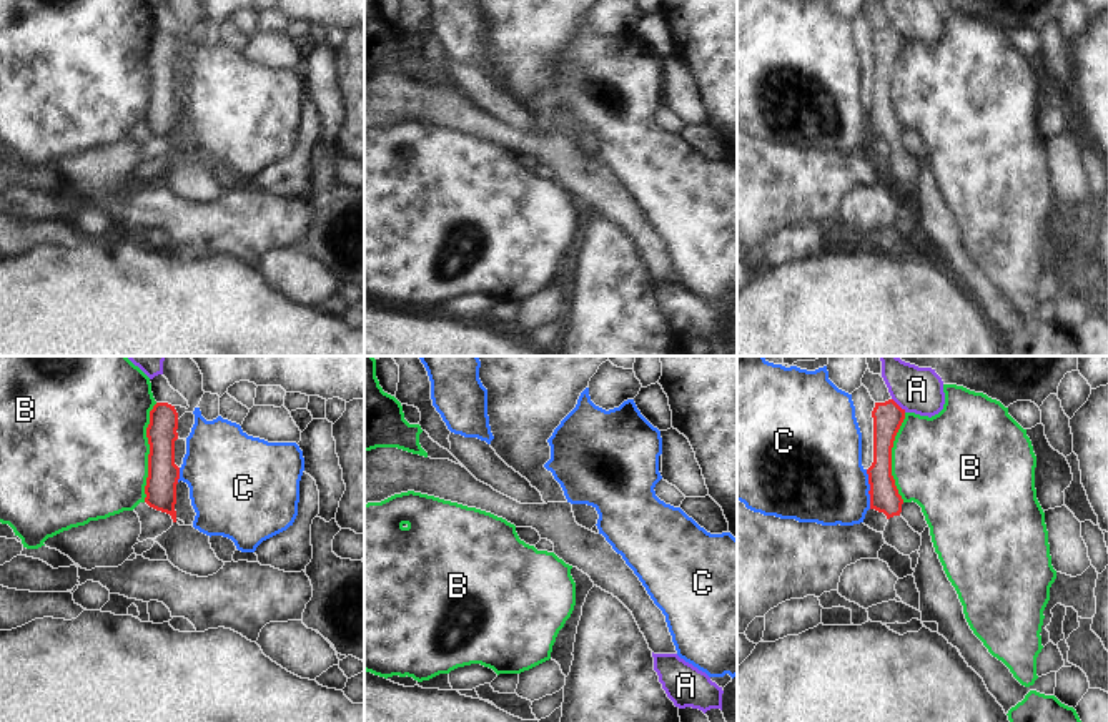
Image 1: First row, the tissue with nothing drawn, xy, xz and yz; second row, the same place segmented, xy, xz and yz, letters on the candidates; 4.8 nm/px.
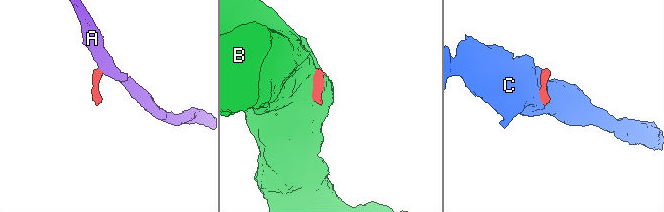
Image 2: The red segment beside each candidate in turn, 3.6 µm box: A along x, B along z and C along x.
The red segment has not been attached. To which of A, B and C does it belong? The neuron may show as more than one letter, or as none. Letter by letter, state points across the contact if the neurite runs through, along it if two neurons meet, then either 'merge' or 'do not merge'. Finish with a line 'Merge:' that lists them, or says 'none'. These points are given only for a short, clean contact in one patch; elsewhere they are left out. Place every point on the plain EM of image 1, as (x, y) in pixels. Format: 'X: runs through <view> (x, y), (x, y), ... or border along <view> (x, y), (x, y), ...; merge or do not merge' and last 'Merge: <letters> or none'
A: border along yz (892, 25), (905, 39); do not merge
B: do not merge
C: border along yz (865, 97), (870, 135); do not merge
Merge: none

